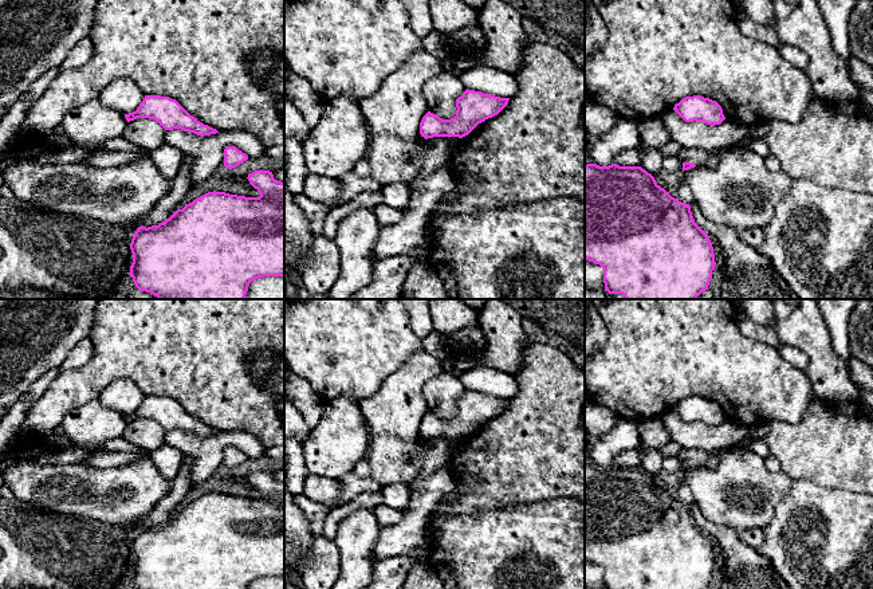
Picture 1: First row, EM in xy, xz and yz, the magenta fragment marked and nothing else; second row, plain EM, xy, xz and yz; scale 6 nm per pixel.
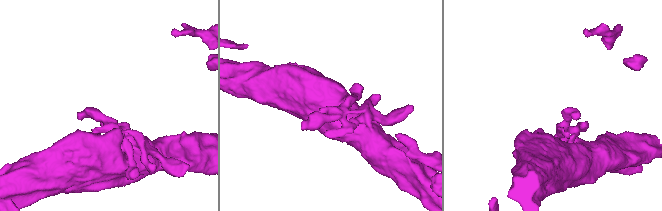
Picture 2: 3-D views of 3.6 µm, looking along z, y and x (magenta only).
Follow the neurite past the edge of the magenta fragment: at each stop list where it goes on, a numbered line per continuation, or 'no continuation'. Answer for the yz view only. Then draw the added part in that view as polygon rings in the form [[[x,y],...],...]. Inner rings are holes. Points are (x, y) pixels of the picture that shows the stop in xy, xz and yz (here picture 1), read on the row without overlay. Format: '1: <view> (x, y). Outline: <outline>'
1: yz (707, 458). Outline: [[[683,448],[677,455],[681,463],[691,463],[696,467],[708,467],[715,470],[720,462],[721,448],[697,449],[697,448]]]

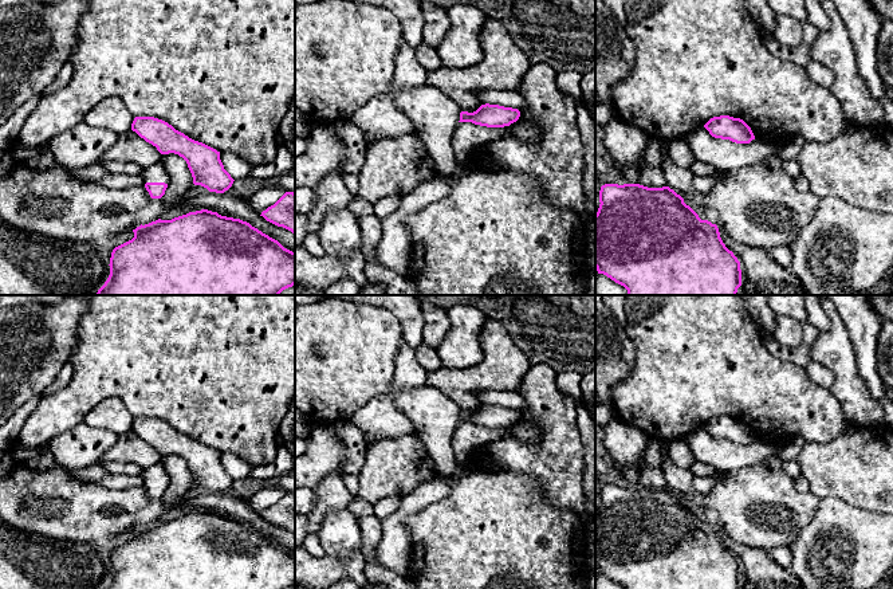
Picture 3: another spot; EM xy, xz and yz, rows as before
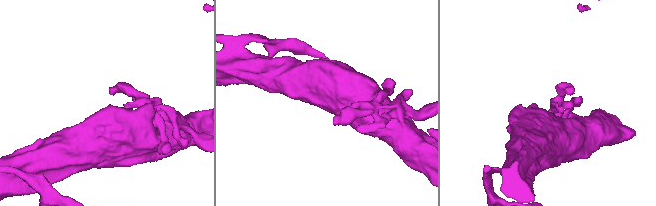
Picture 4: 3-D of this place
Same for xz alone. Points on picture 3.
no continuation

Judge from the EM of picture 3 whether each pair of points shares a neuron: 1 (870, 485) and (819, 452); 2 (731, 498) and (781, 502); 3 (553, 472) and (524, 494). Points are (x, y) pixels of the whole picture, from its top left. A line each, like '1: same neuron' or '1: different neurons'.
1: same neuron
2: same neuron
3: different neurons

